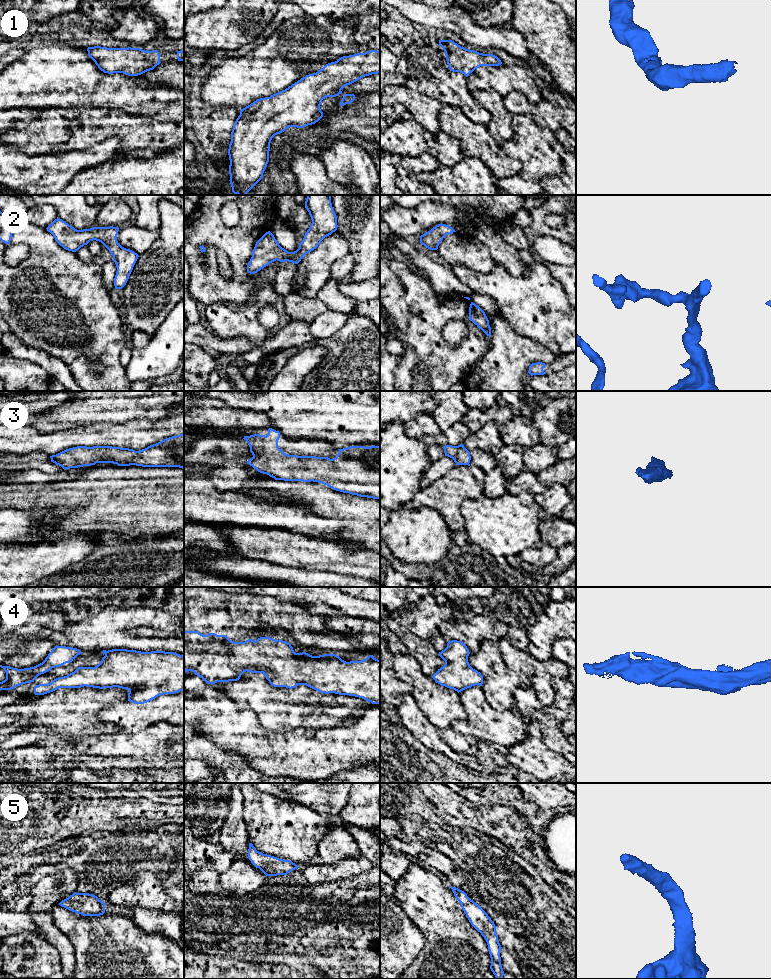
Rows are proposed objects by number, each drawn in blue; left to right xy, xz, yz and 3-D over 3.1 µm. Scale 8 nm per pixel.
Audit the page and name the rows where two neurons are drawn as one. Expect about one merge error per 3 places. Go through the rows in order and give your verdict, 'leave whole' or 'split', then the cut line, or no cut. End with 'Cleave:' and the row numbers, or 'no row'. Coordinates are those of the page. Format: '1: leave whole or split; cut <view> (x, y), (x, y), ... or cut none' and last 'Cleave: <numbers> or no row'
1: leave whole; cut none
2: leave whole; cut none
3: leave whole; cut none
4: leave whole; cut none
5: leave whole; cut none
Cleave: no row

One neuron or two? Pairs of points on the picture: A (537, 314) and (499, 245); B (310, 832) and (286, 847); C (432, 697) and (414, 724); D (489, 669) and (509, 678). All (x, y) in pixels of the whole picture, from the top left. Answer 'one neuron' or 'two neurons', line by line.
A: two neurons
B: one neuron
C: two neurons
D: one neuron

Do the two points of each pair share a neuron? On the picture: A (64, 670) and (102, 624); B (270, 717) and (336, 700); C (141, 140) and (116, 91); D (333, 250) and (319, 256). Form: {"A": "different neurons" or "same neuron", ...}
{"A": "different neurons", "B": "same neuron", "C": "different neurons", "D": "same neuron"}

